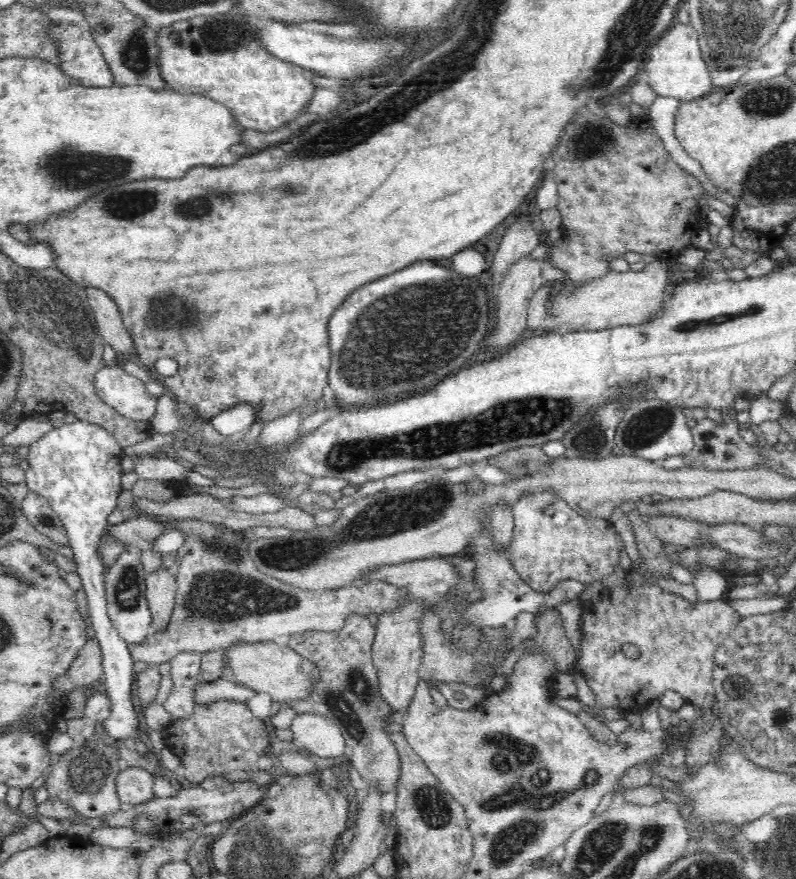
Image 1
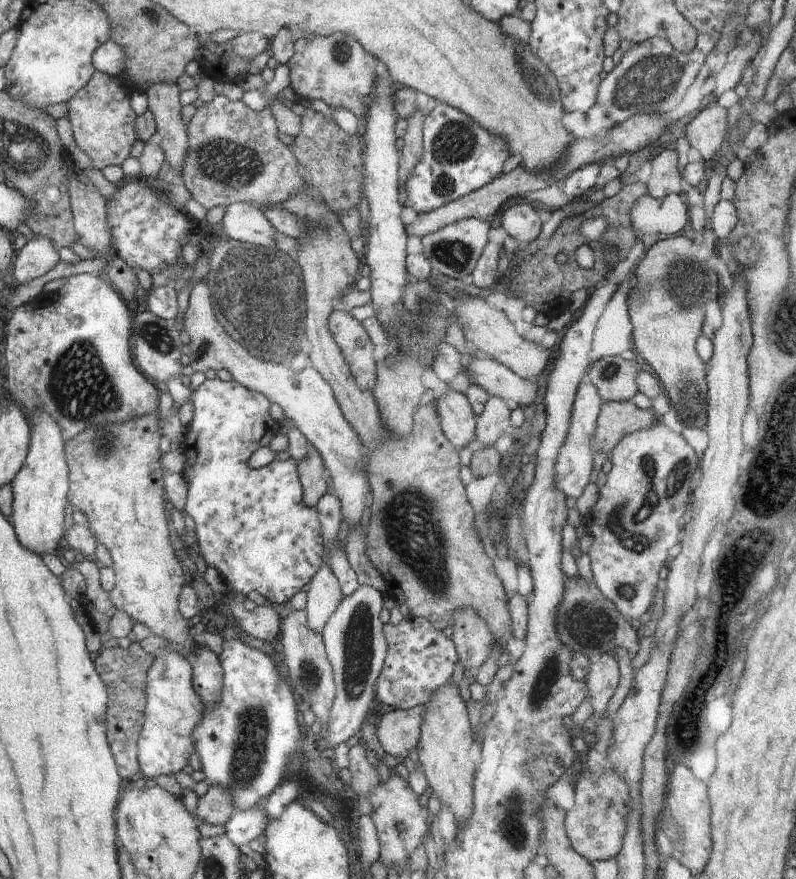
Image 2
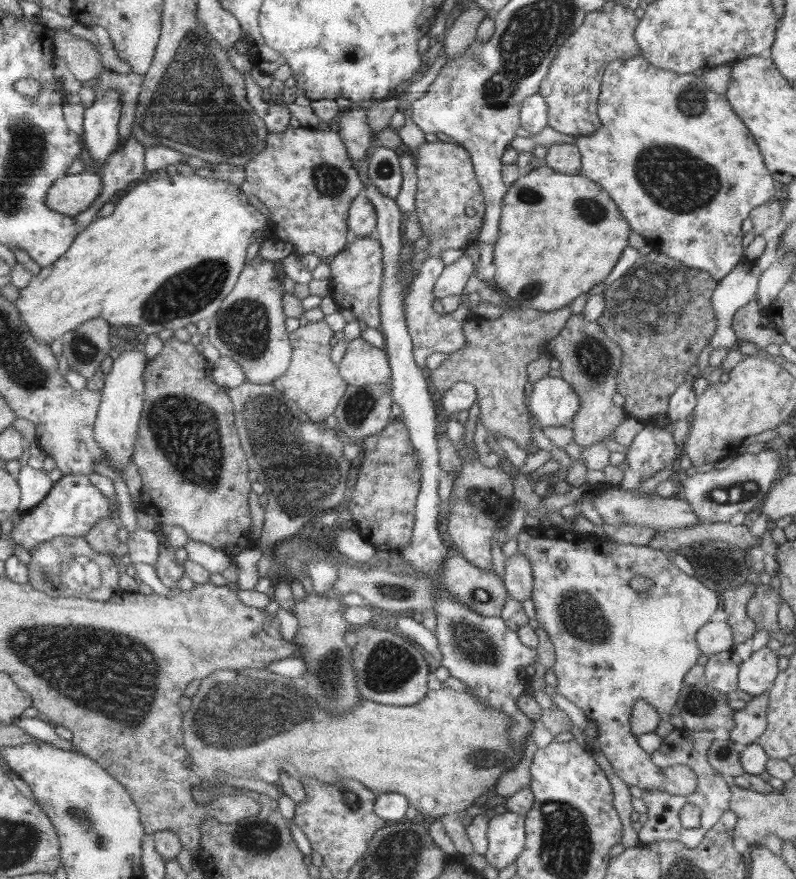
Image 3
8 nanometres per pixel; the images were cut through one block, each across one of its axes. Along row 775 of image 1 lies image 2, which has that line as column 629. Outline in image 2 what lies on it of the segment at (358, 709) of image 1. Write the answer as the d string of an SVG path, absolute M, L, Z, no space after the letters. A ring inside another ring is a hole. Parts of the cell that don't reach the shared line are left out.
M613 355L597 361L590 368L590 380L603 403L632 401L639 392L635 377L641 370L636 360L628 361L620 355Z

